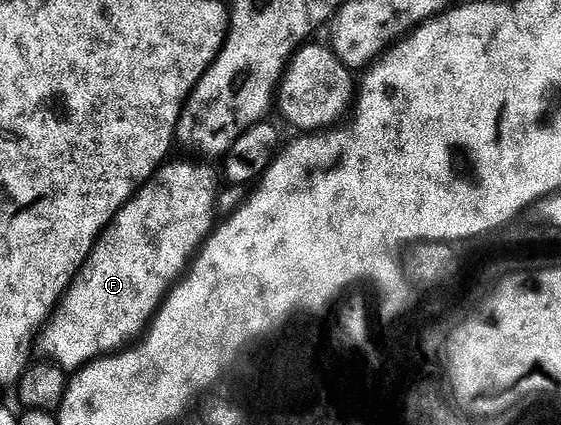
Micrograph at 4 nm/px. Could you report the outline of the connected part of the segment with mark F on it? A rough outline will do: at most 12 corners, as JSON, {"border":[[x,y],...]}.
{"border":[[166,161],[48,327],[76,372],[146,333],[215,229],[218,171]]}

